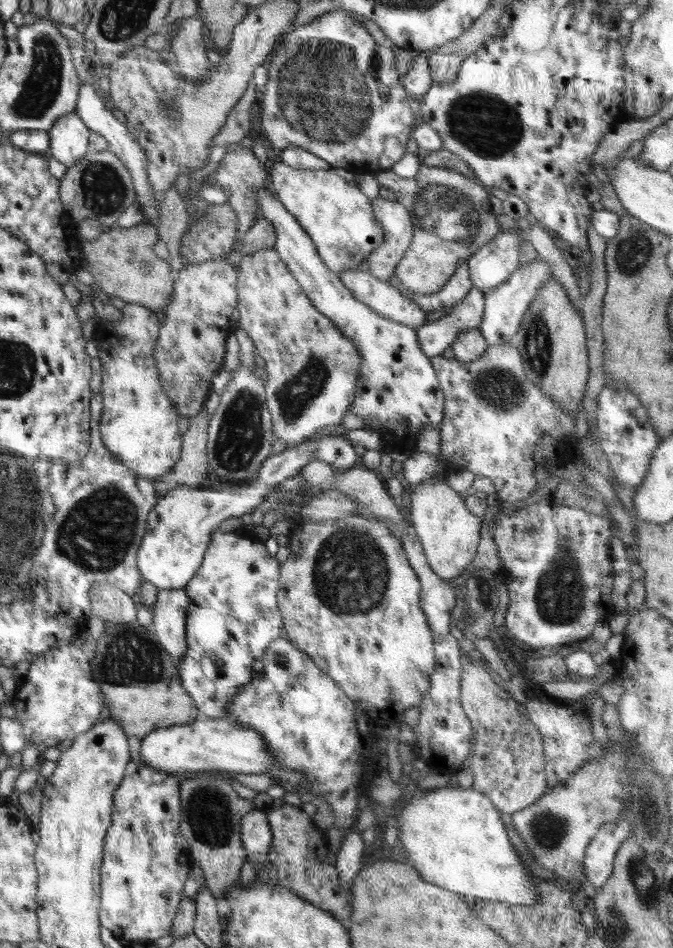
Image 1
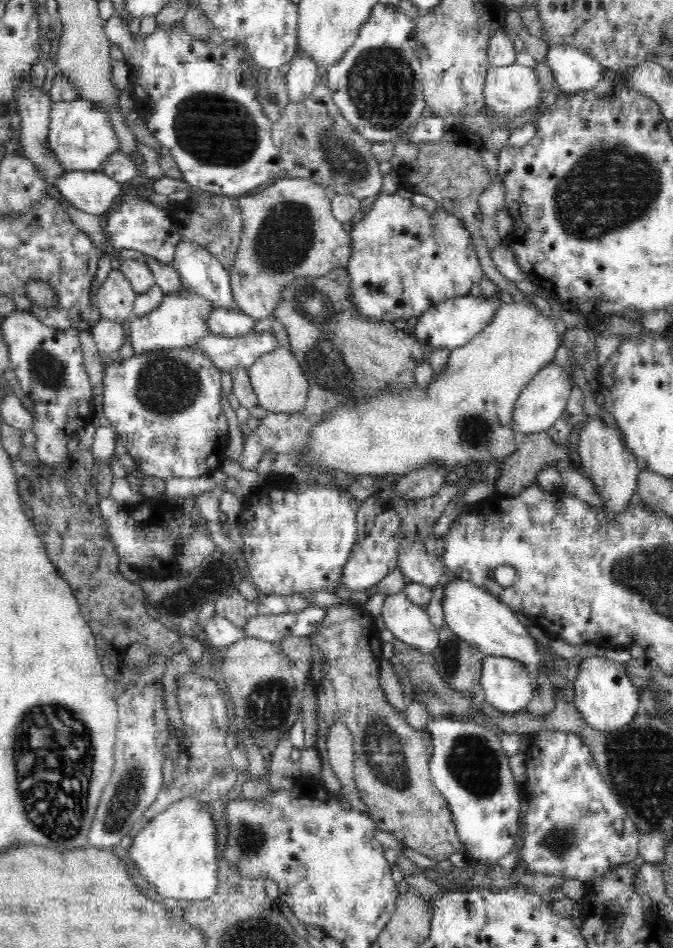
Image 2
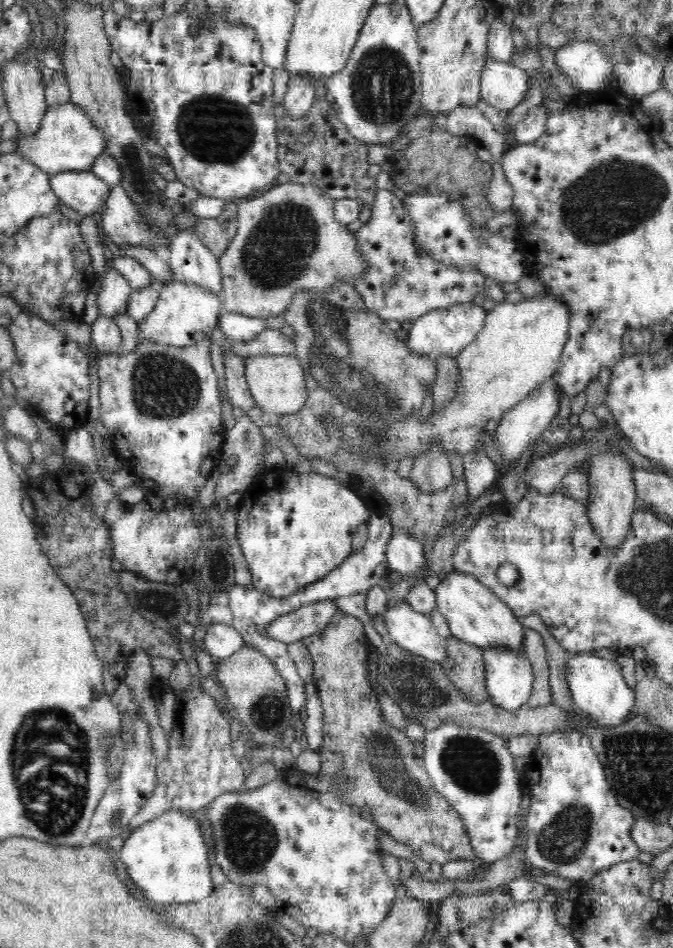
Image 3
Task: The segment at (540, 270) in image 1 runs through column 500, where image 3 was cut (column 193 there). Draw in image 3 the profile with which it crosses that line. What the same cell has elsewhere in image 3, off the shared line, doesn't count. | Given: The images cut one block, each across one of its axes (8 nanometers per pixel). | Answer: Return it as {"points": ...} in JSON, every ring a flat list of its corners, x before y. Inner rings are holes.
{"points":[[178,281,170,282,159,288,159,300,154,311,138,321,139,342,154,342,170,346,190,346,208,340,217,326,223,307,222,299,196,284]]}

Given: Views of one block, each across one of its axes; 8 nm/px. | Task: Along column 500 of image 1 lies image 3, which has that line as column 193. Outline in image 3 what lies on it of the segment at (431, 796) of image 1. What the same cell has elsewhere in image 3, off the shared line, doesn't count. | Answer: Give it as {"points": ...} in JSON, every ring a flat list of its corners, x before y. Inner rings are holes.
{"points":[[170,810,170,812,166,812,166,814,162,814,162,816,160,816,160,818,155,818,154,820,151,820,150,822,147,822,146,824,143,824,142,826,139,826,138,828,135,828,133,831,131,831,130,836,125,840,125,844,124,846,122,846,122,850,120,850,120,860,122,861,122,864,124,864,124,866,126,866,126,870,128,871,128,876,130,876,130,880,132,880,132,882,134,882,134,884,136,884,137,886,139,886,141,888,141,890,143,890,143,894,144,894,144,898,146,898,146,904,150,904,150,902,154,902,154,904,170,904,169,907,172,906,172,904,175,905,179,905,179,904,189,904,191,902,196,902,199,900,202,900,203,898,206,898,213,889,212,886,212,881,210,878,210,861,208,861,208,849,206,848,206,846,204,845,204,839,203,839,203,834,201,834,201,830,202,828,200,828,198,826,198,823,196,823,196,821,192,818,192,814,194,814,193,812,184,812,183,810]]}

